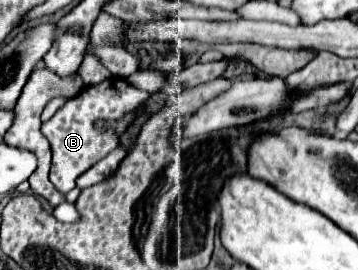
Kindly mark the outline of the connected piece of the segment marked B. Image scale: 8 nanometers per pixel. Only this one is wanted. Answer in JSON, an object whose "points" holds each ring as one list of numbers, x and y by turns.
{"points":[[109,77,93,87,85,87,79,95,71,97,49,121,41,125,41,133,51,143,53,161,51,161,51,183,61,191,67,193,75,187,75,179,93,167,99,159,109,155,117,145,119,139,113,133,101,133,95,129,97,119,121,119,125,113,133,111,135,107,143,105,149,99,147,91,141,91,127,83,121,77]]}

